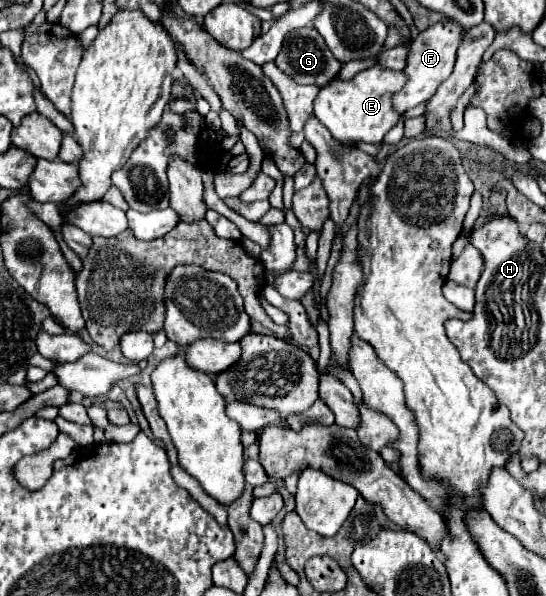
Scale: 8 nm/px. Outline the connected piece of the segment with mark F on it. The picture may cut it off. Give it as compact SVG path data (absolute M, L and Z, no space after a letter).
M452 19L438 21L438 23L430 25L428 29L424 29L422 33L418 33L414 43L410 45L408 65L404 69L404 73L408 75L408 83L404 85L404 89L400 93L394 95L394 109L398 113L404 113L410 107L416 107L416 105L428 101L432 97L432 93L436 93L440 83L450 77L450 73L454 69L454 61L456 61L456 49L462 41L462 33L464 33L464 29L460 27L460 23L452 21Z

